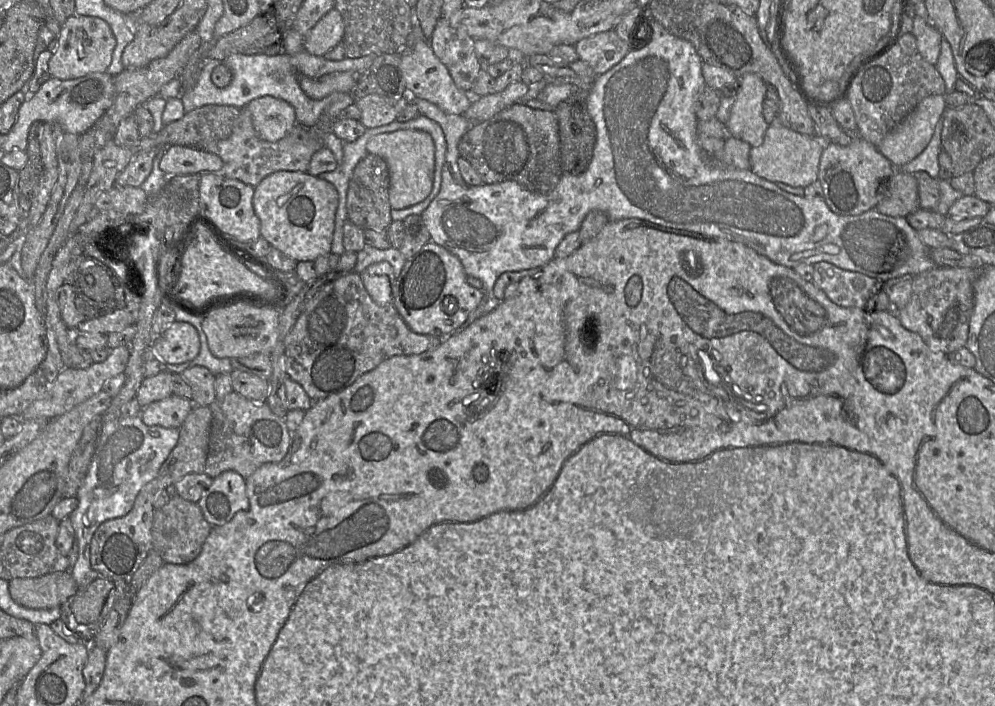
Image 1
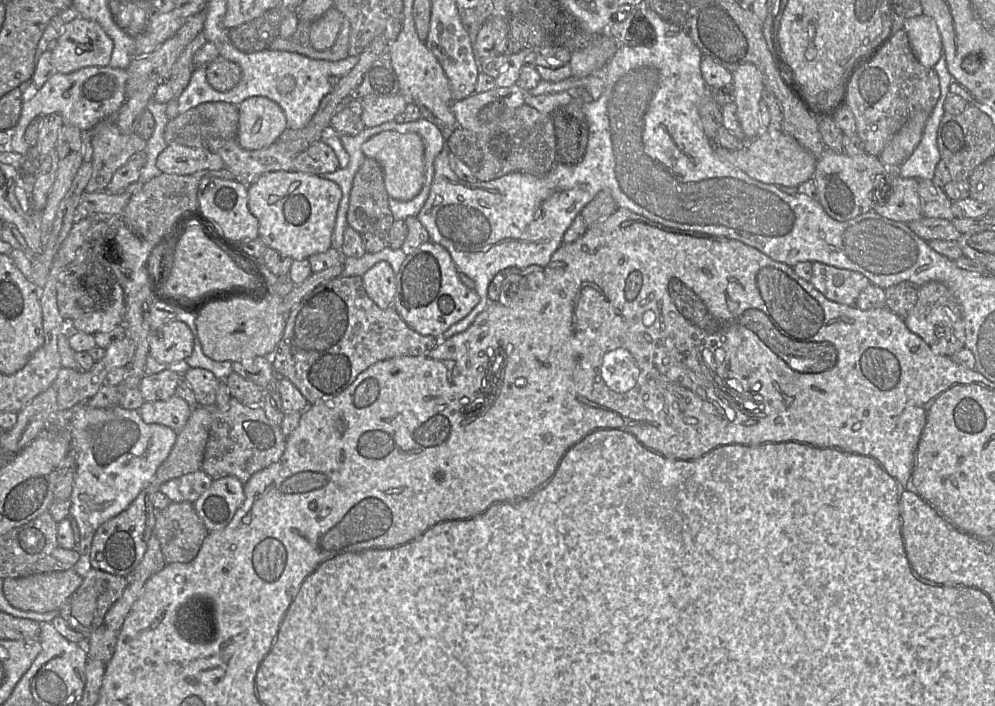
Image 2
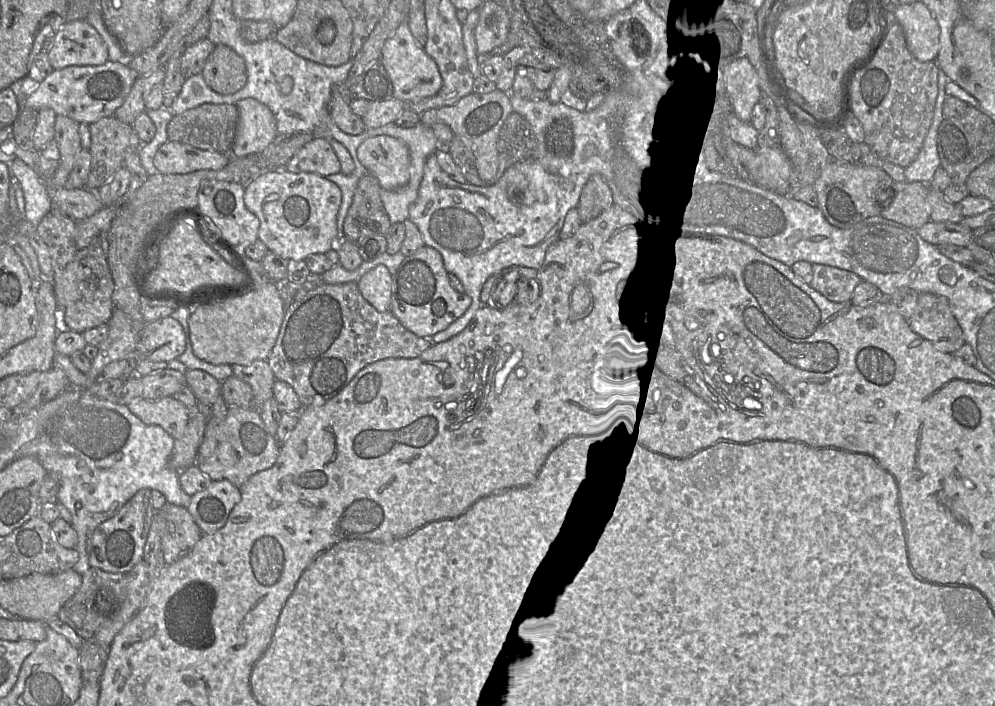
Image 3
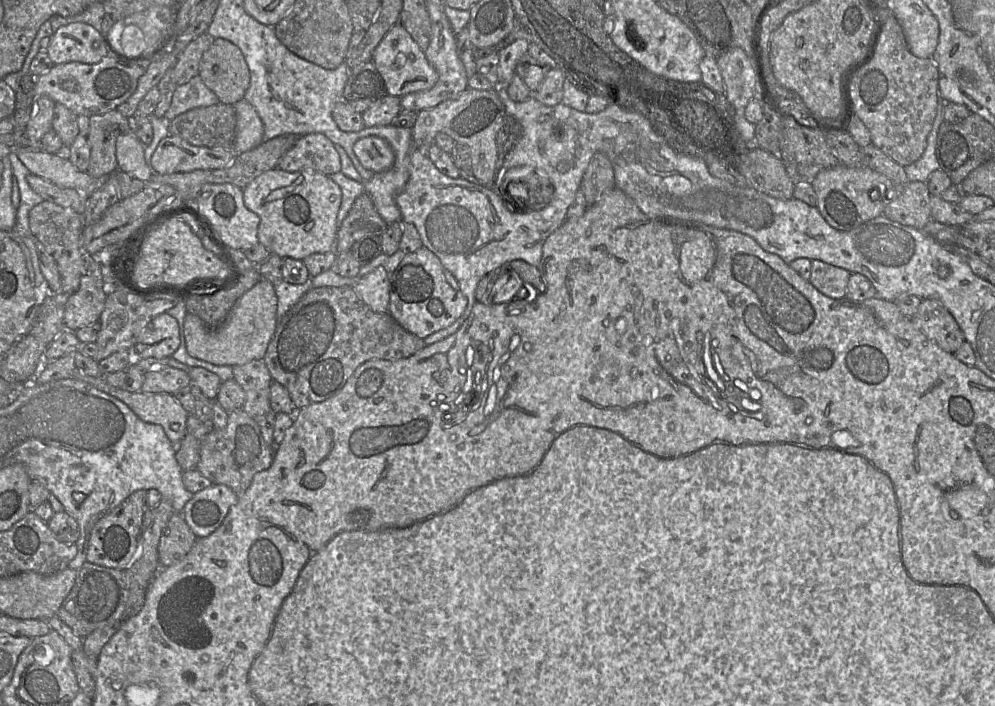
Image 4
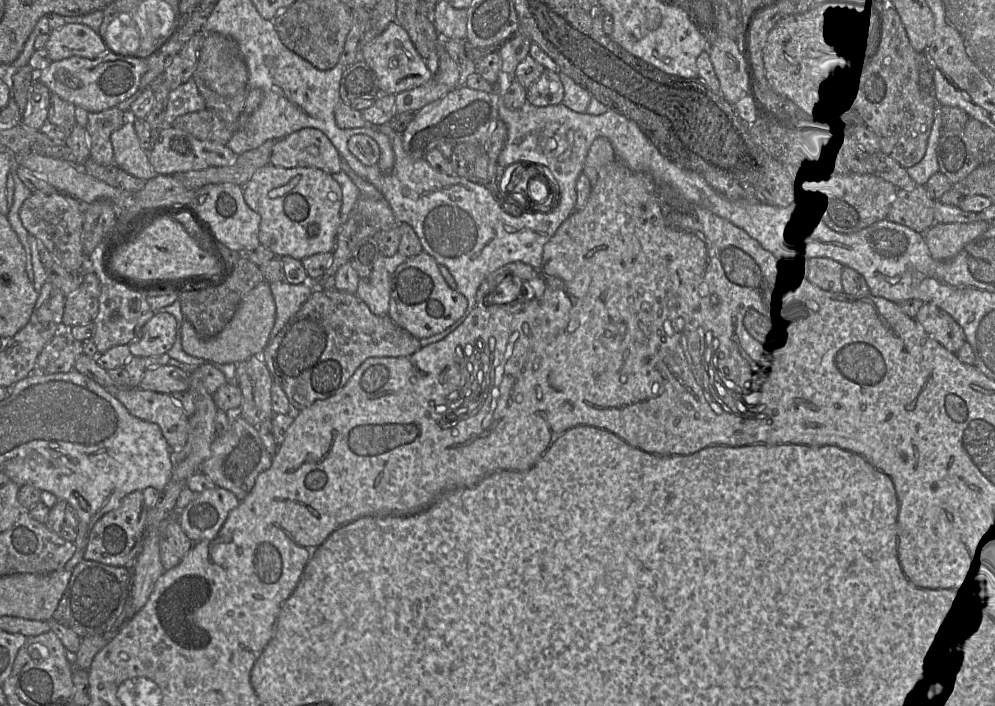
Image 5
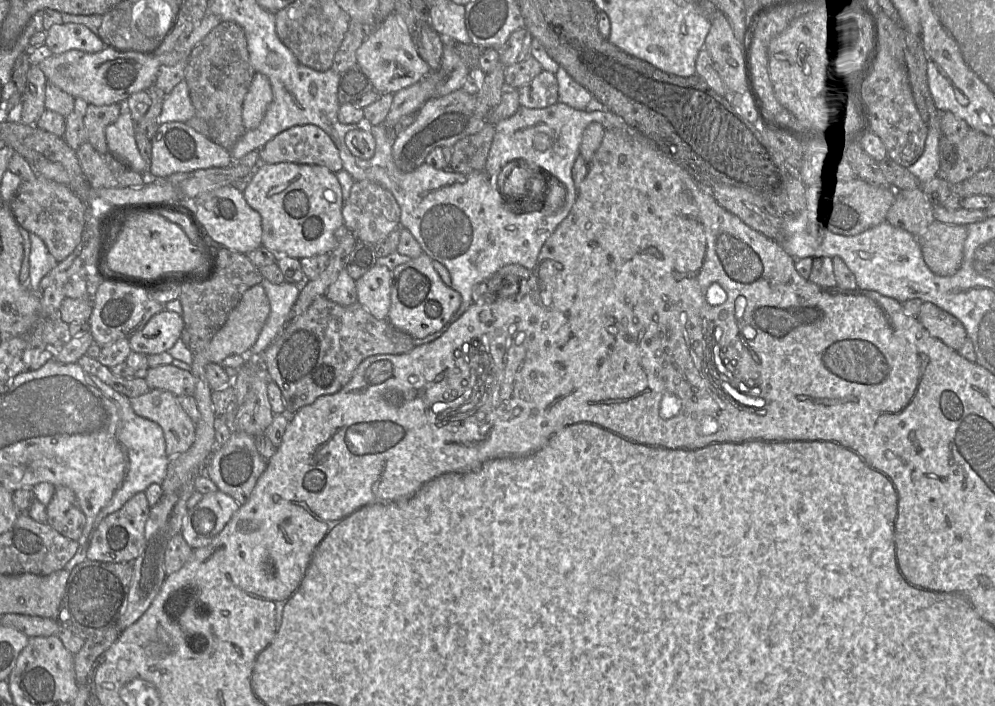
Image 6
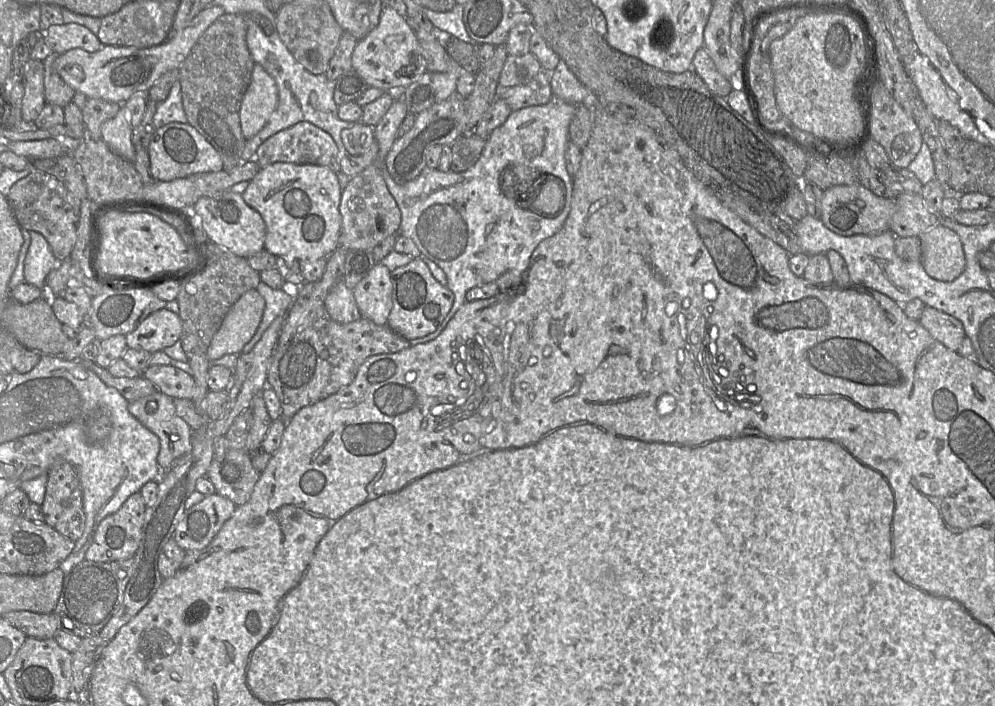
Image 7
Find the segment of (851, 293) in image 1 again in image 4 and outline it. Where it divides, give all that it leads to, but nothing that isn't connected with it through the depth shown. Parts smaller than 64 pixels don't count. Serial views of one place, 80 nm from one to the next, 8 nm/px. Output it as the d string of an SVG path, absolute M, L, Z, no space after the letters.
M812 260L809 282L822 294L834 298L846 298L847 284L851 273L821 260Z

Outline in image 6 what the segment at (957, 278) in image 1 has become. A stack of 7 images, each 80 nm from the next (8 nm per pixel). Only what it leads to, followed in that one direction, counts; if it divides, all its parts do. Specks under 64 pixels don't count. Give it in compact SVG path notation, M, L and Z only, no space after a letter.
M922 303L917 317L928 333L958 352L967 339L963 324L953 315L930 303Z

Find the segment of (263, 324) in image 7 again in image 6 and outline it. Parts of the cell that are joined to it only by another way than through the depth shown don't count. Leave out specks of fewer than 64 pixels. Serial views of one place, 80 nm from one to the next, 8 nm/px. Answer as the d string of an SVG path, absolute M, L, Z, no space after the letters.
M266 279L260 283L270 302L269 316L247 357L261 357L272 344L289 320L298 299L300 286L288 282L273 284Z

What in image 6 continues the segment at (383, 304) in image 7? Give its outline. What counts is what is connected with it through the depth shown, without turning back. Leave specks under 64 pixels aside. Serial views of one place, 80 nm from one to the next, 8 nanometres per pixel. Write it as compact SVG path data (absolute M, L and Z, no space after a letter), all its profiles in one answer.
M375 266L355 283L357 302L376 319L388 319L391 306L391 271L384 266Z

